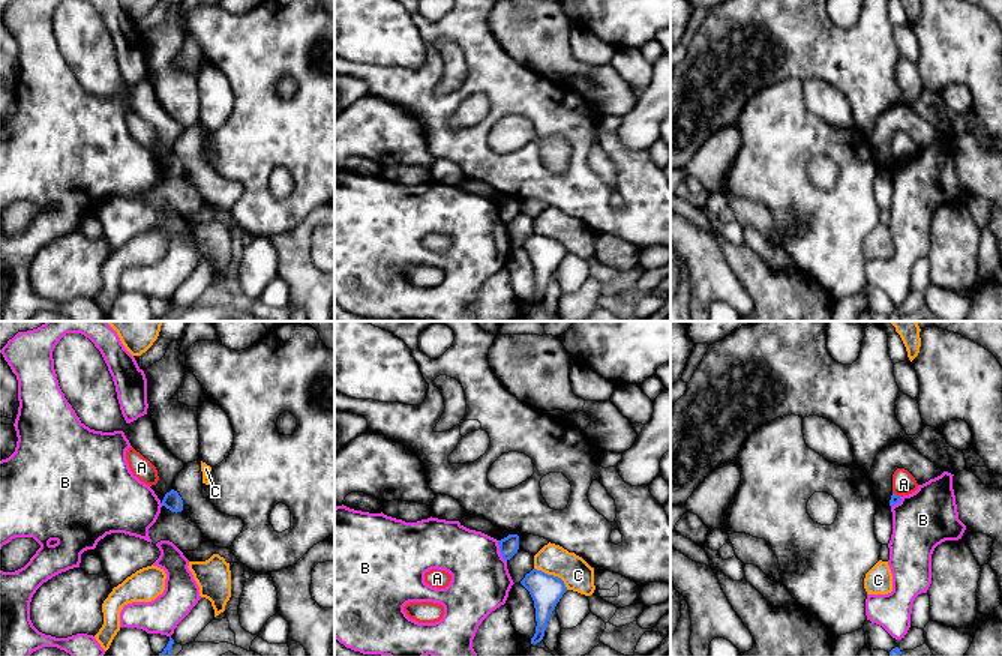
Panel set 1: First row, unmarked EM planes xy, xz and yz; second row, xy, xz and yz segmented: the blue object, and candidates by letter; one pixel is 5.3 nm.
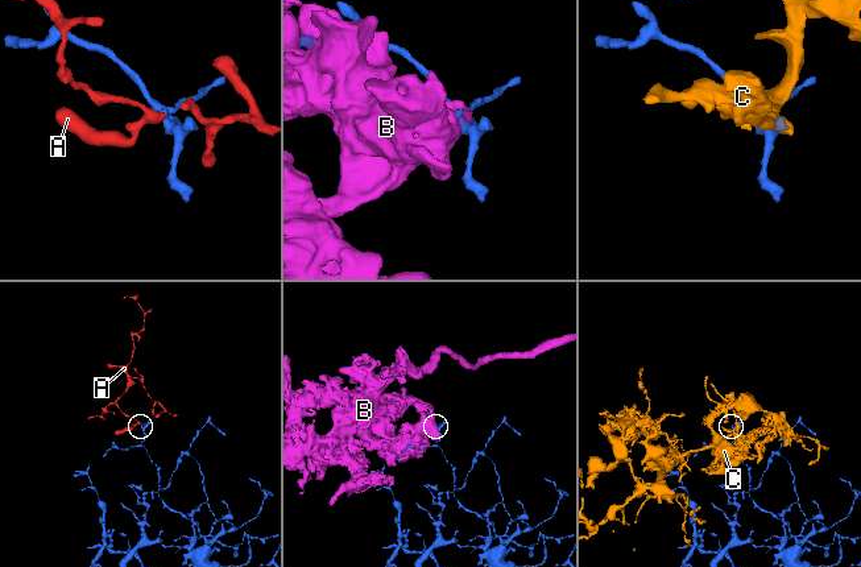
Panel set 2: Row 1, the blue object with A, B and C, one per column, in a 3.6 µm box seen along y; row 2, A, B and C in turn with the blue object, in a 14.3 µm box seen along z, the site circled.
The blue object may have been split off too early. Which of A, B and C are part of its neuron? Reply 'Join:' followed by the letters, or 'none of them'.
Join: none of them

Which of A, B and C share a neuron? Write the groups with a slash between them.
A C / B

